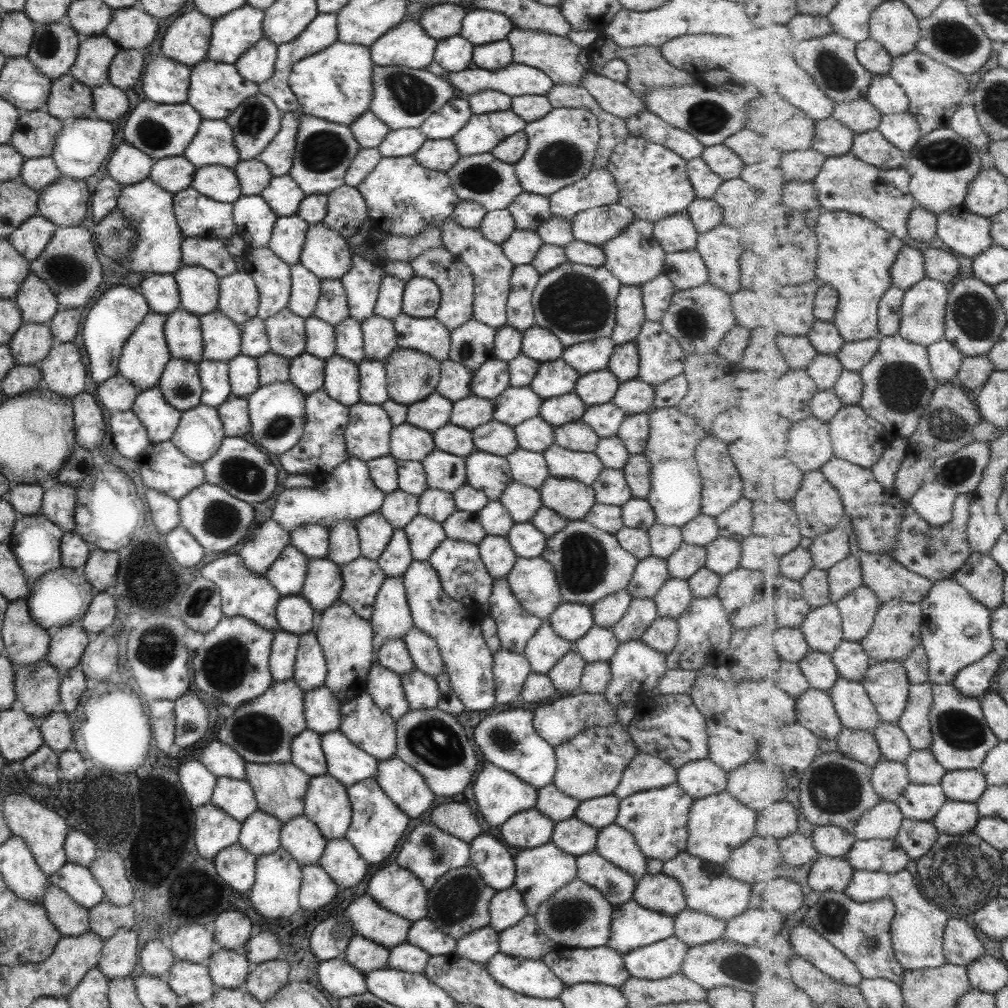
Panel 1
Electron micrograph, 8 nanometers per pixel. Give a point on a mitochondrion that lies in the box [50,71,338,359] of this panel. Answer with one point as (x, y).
(252, 119)

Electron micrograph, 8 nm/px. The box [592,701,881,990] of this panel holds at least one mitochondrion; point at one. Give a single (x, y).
(834, 789)

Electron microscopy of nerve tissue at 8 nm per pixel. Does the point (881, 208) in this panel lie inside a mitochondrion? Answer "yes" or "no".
no

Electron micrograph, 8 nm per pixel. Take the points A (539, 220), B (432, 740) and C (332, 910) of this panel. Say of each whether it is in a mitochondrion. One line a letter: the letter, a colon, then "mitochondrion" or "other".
A: other
B: mitochondrion
C: other

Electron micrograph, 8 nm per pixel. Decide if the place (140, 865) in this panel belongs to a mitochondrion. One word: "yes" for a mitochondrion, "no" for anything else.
no

